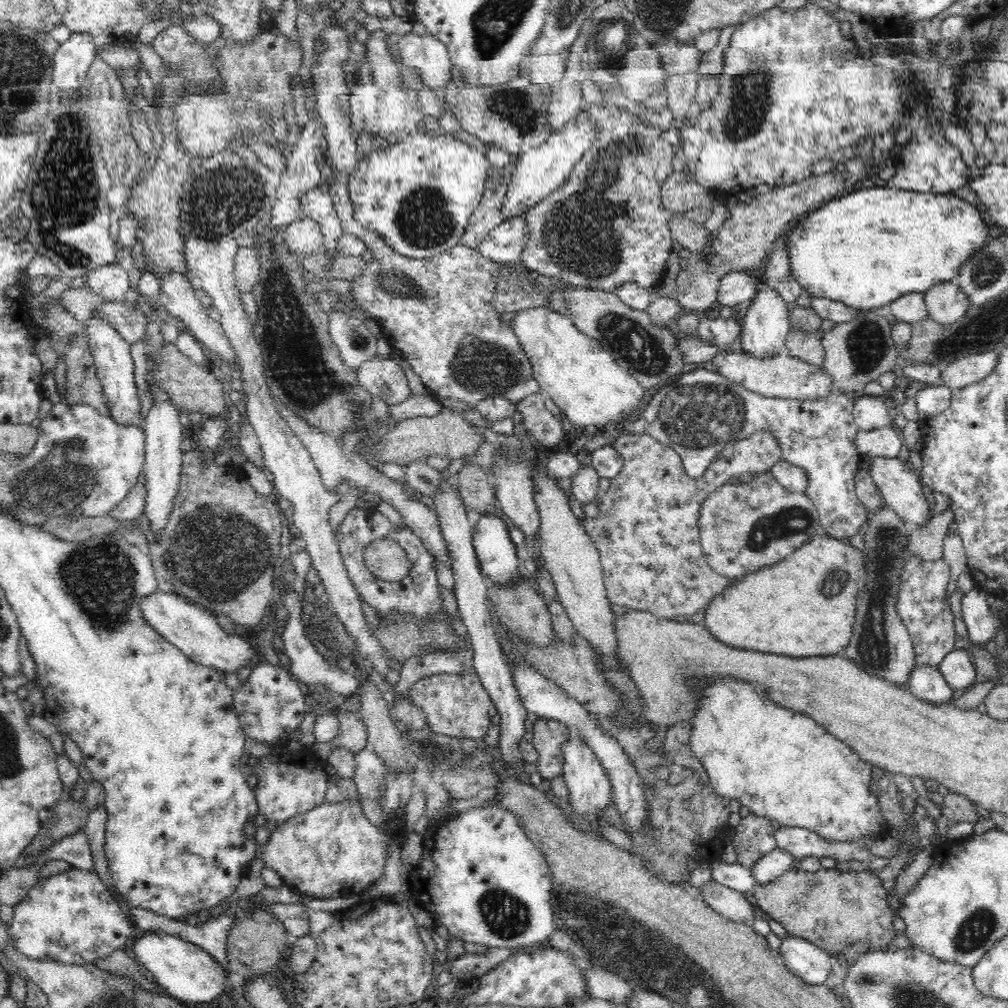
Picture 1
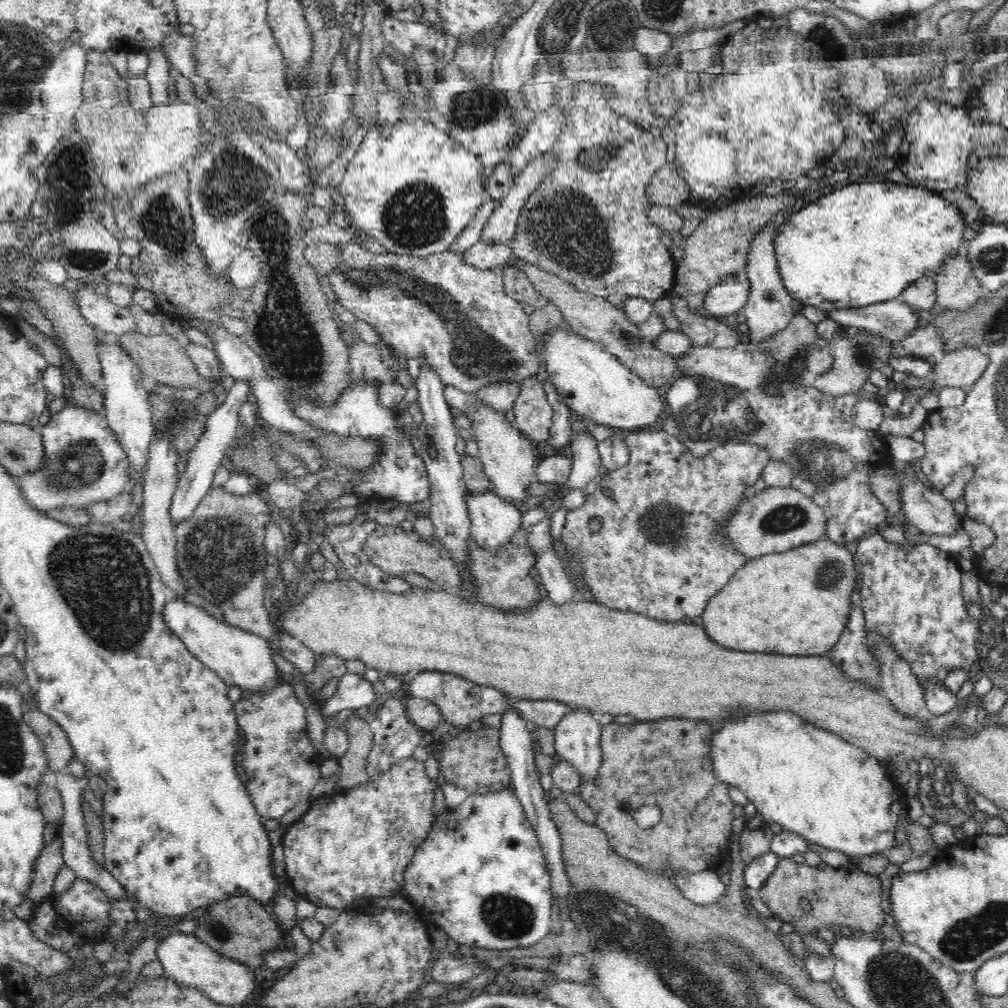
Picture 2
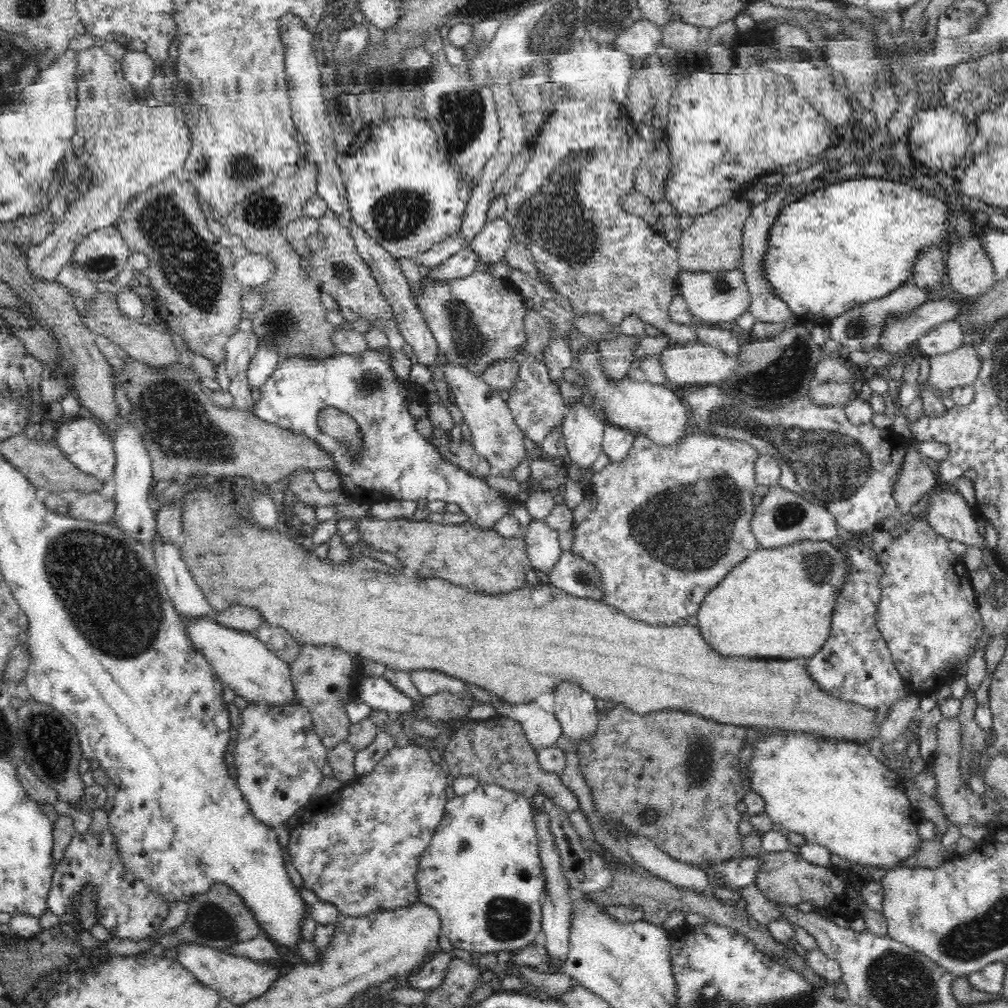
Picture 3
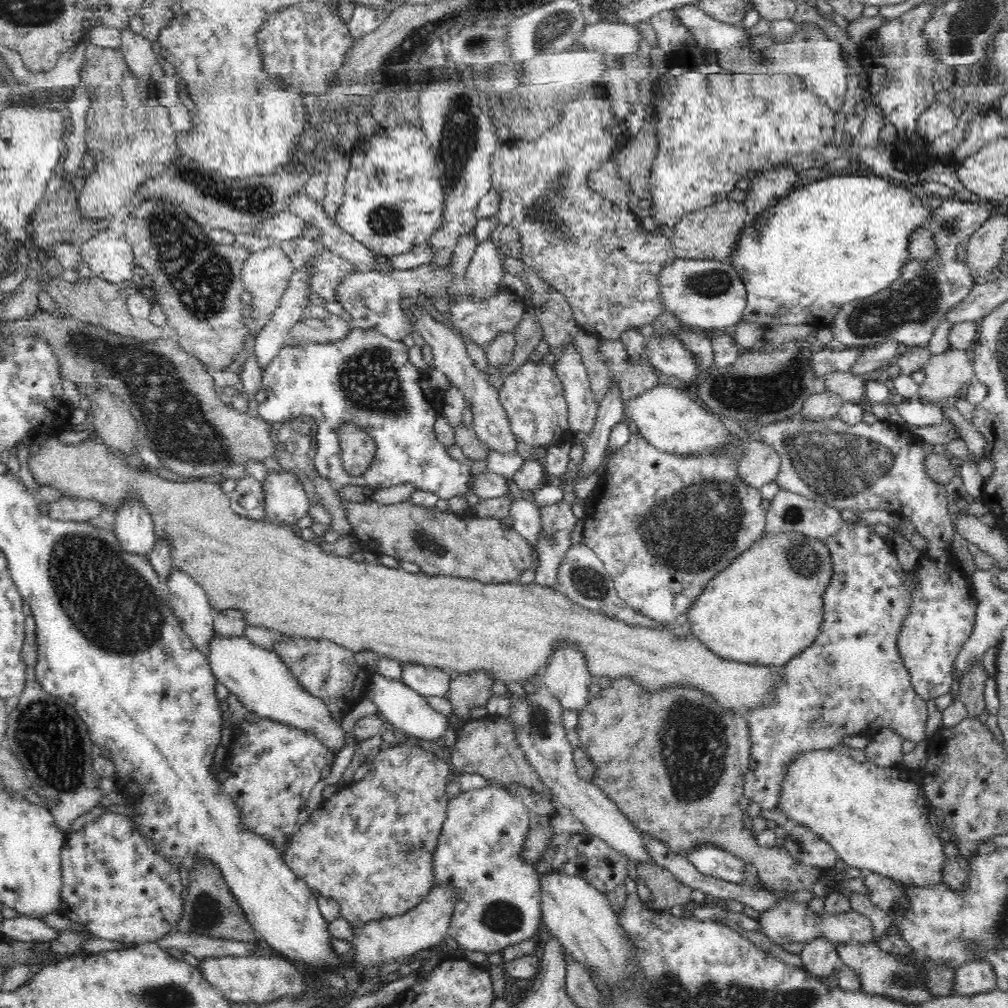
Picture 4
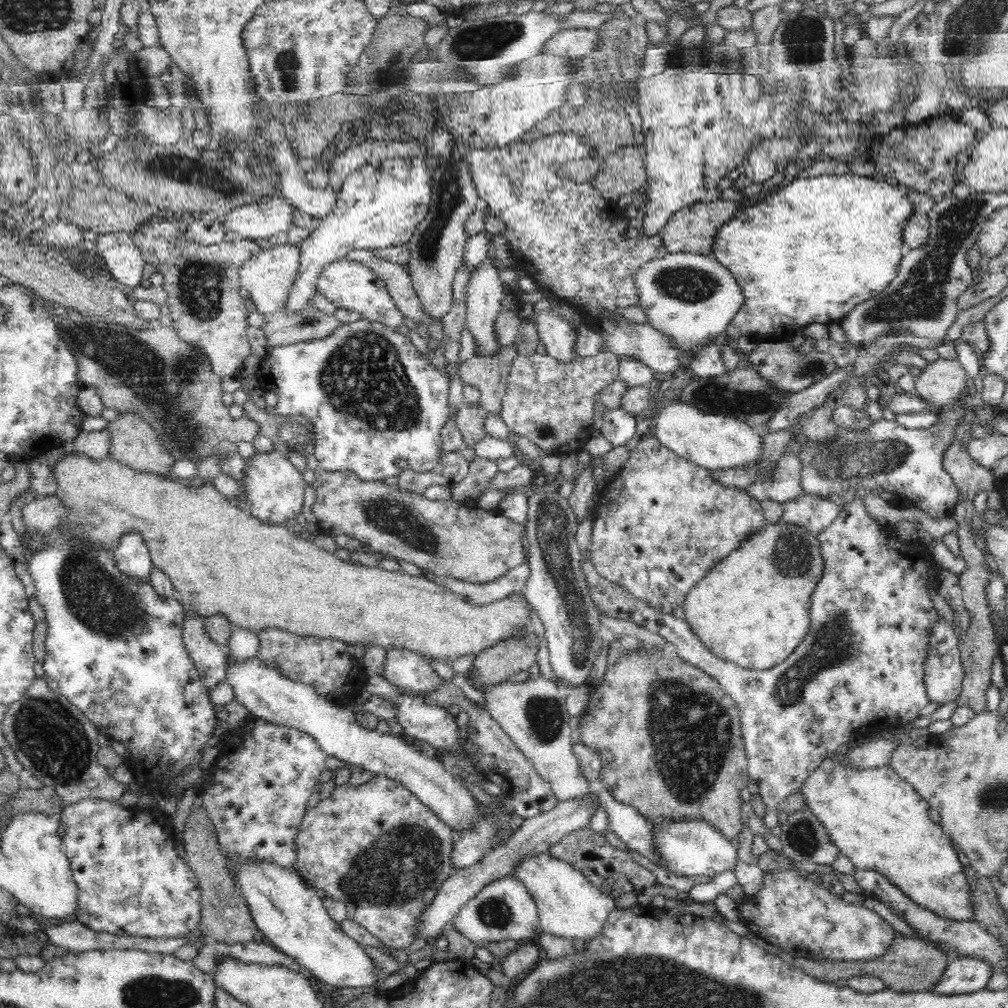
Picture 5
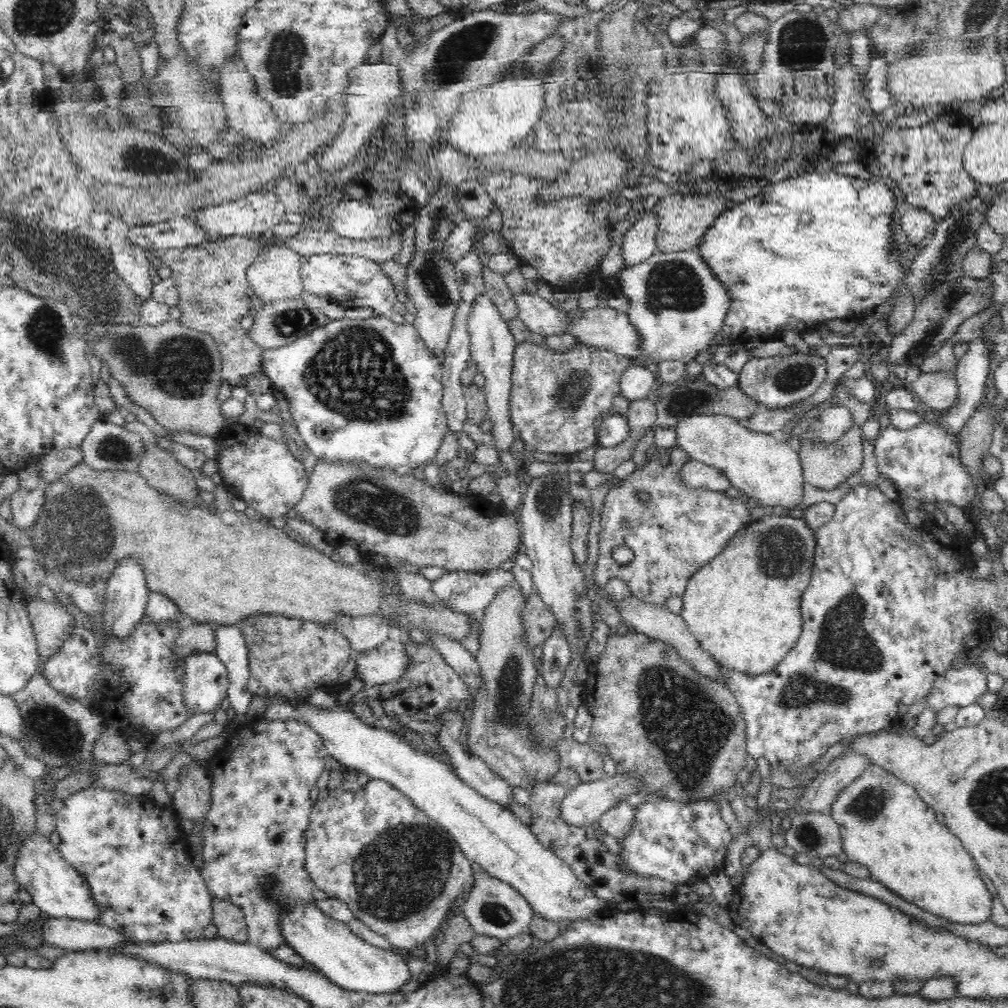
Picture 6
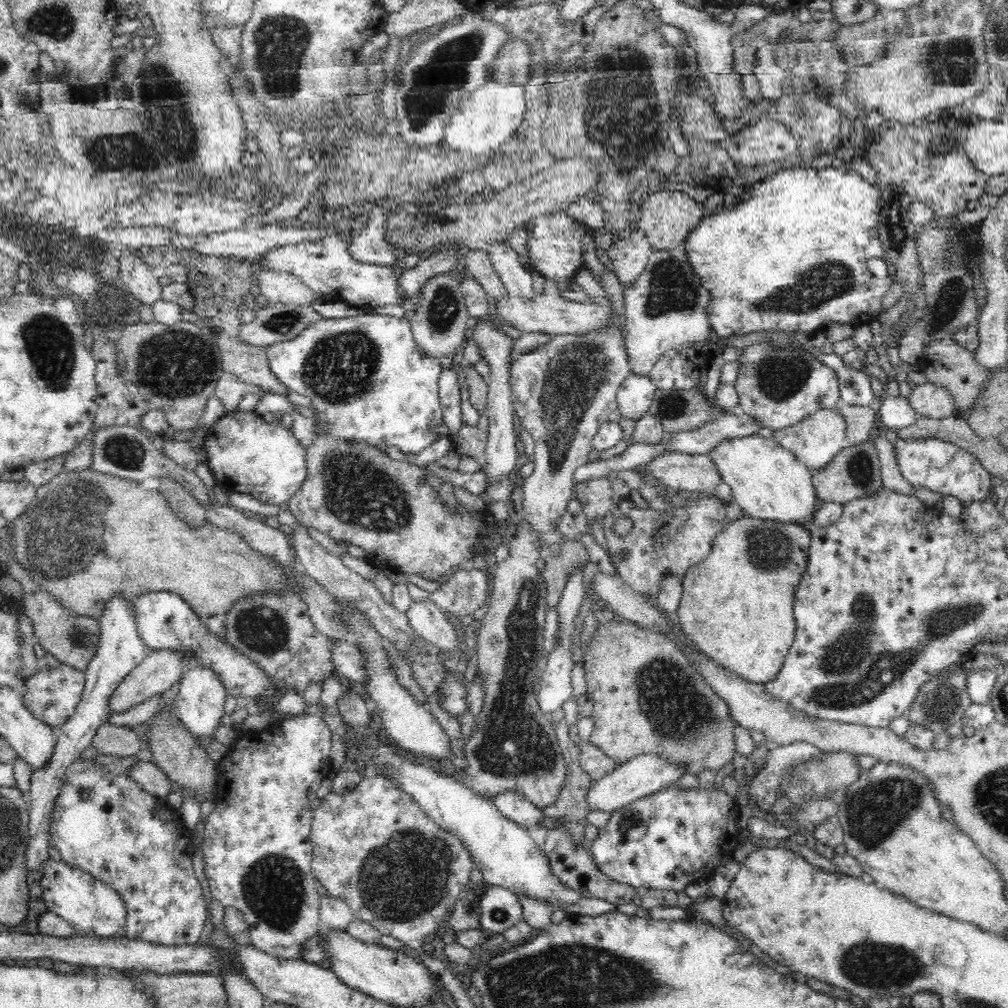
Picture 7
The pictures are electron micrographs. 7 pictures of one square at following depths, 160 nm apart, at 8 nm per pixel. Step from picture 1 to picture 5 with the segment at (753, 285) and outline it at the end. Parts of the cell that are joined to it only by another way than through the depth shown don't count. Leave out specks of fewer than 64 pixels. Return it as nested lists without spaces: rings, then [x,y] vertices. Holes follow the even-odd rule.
[[[667,252],[662,258],[644,263],[636,272],[635,286],[639,290],[639,304],[649,318],[649,324],[666,336],[675,349],[680,350],[680,354],[704,349],[718,334],[725,332],[745,301],[742,287],[726,267],[712,255],[694,252]]]

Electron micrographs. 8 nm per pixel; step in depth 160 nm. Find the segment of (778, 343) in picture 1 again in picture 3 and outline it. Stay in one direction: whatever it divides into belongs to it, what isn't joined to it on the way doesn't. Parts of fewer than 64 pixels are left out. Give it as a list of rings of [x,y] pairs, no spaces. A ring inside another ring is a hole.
[[[780,188],[777,193],[774,193],[766,201],[759,201],[754,205],[752,216],[750,216],[750,220],[744,226],[740,270],[746,278],[751,296],[748,311],[753,314],[754,320],[760,322],[794,324],[800,321],[800,318],[789,309],[786,302],[777,296],[772,285],[768,283],[768,279],[766,279],[766,265],[764,265],[764,257],[766,251],[768,251],[768,246],[770,246],[770,232],[772,226],[774,226],[774,222],[778,220],[781,210],[786,204],[786,194],[788,194],[788,190]]]

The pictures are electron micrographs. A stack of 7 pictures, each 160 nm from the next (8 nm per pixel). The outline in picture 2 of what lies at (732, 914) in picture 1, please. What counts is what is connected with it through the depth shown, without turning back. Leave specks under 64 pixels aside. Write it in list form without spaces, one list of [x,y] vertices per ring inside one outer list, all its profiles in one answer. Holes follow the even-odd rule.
[[[707,869],[697,873],[678,873],[672,881],[686,898],[699,905],[716,906],[727,894],[728,886],[716,872]]]

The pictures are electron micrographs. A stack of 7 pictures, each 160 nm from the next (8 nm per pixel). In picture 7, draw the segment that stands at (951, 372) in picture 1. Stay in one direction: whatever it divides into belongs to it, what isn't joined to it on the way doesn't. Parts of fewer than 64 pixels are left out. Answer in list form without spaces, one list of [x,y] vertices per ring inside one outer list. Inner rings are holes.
[[[928,380],[912,386],[908,399],[912,408],[919,414],[919,418],[939,419],[956,415],[955,400],[947,388]]]

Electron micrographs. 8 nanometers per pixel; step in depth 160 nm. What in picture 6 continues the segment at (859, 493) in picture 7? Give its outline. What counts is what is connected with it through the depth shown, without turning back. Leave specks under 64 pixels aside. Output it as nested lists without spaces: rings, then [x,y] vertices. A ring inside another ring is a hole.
[[[852,426],[840,436],[838,441],[826,444],[823,440],[811,440],[811,438],[803,438],[798,444],[799,457],[801,458],[803,477],[805,483],[822,489],[825,491],[834,490],[840,484],[845,482],[849,476],[858,472],[862,468],[862,436],[863,430],[861,427]]]

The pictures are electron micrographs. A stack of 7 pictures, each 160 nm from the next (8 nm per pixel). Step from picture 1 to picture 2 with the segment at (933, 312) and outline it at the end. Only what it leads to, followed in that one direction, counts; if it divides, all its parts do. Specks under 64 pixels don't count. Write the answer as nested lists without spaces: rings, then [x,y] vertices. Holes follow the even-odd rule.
[[[960,254],[948,257],[942,264],[934,286],[935,306],[943,311],[964,312],[974,306],[982,294],[982,287],[972,275],[970,262]]]

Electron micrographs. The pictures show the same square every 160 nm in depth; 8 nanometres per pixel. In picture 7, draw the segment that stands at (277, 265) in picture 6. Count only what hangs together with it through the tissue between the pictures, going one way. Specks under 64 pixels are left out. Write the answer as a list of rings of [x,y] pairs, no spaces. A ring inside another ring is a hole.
[[[256,269],[254,274],[258,279],[260,294],[266,296],[269,304],[282,303],[296,306],[307,304],[311,306],[315,297],[318,296],[291,273],[276,273],[271,269]]]

